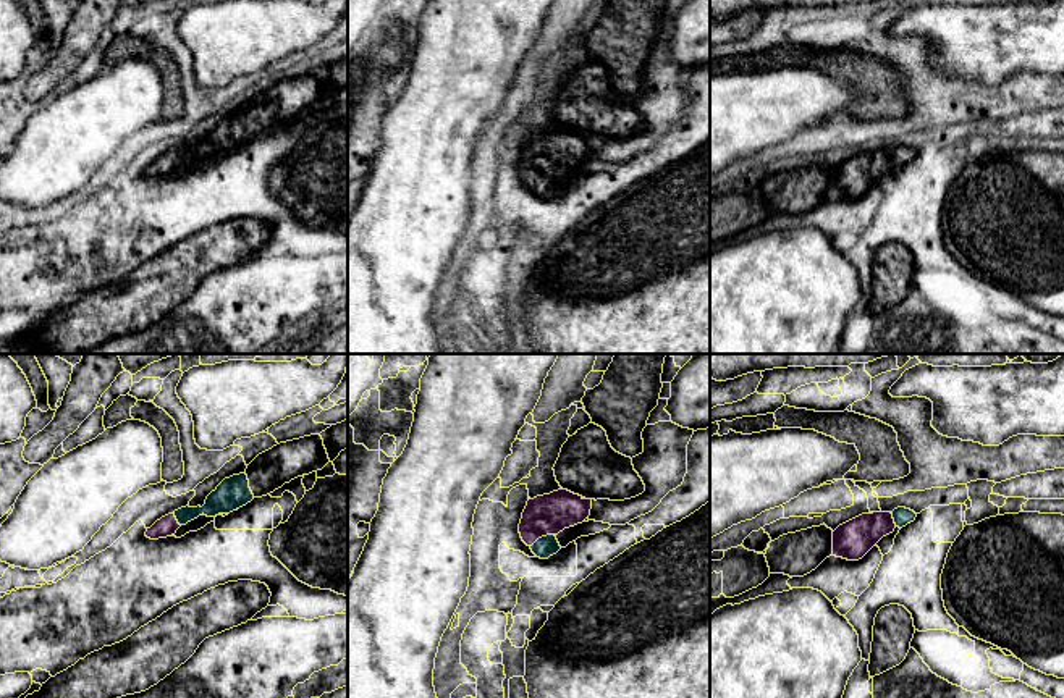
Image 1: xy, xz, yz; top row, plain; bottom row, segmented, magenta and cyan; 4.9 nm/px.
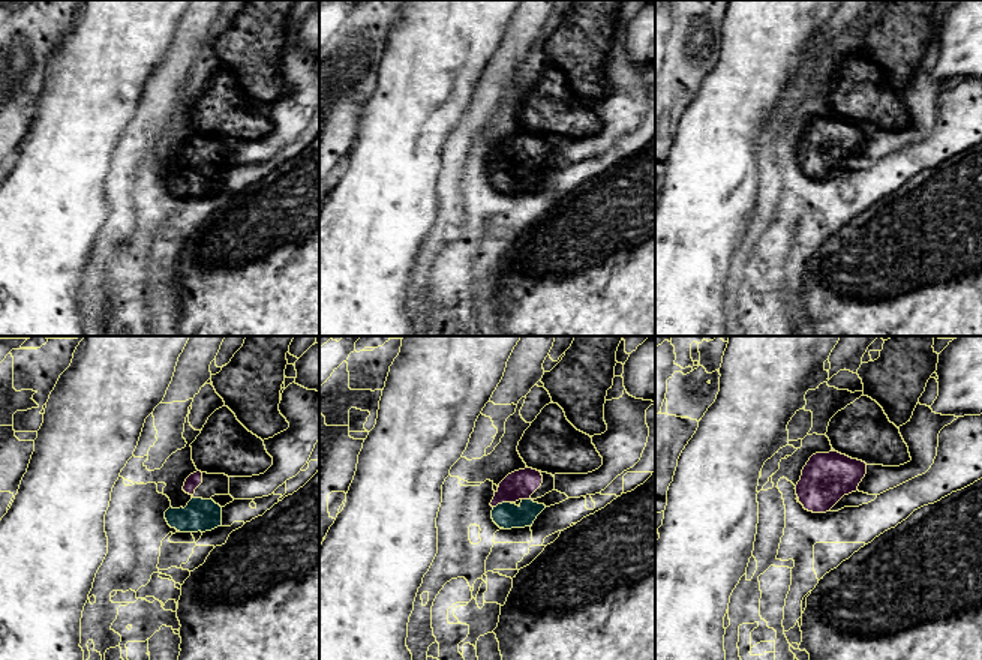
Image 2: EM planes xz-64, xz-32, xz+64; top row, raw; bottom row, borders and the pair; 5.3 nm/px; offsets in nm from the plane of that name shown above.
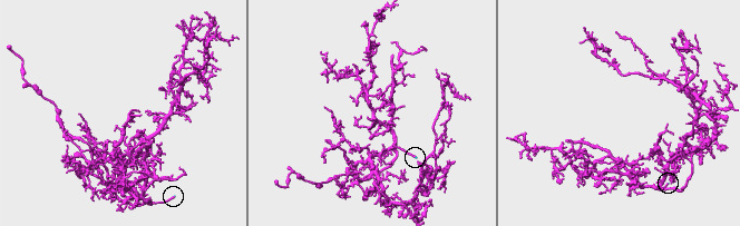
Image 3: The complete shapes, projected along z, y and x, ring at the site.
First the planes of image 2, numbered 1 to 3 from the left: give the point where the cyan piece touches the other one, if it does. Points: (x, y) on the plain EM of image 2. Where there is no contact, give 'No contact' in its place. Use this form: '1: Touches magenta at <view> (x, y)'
1: No contact
2: Touches magenta at xz-32 (501, 167)
3: No contact

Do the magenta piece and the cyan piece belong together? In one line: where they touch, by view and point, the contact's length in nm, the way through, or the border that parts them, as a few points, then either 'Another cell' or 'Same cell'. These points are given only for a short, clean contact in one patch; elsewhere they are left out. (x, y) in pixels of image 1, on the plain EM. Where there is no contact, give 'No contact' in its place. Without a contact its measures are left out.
Touches magenta at xz (542, 173). Shared border 140 nm. Path across: xz (548, 152), (542, 159), (542, 173), (545, 185). Same cell

